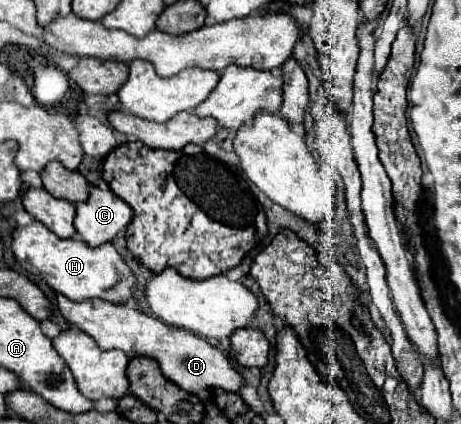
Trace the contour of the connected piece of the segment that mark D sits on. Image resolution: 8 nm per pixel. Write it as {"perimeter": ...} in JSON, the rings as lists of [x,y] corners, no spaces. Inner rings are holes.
{"perimeter":[[[58,295],[56,301],[58,301],[58,309],[64,315],[64,319],[68,323],[76,325],[78,329],[82,329],[84,333],[88,333],[90,337],[94,337],[102,351],[120,349],[120,351],[128,353],[130,357],[136,357],[136,355],[152,357],[162,365],[160,369],[170,383],[178,385],[180,389],[186,389],[186,393],[190,391],[192,395],[196,395],[202,401],[210,401],[212,389],[224,389],[230,393],[238,393],[240,387],[244,385],[242,373],[238,373],[230,365],[228,357],[222,351],[218,351],[216,347],[212,347],[200,335],[194,335],[194,333],[178,329],[178,327],[168,327],[160,319],[138,313],[132,307],[106,303],[102,299],[70,301],[68,297]]]}

